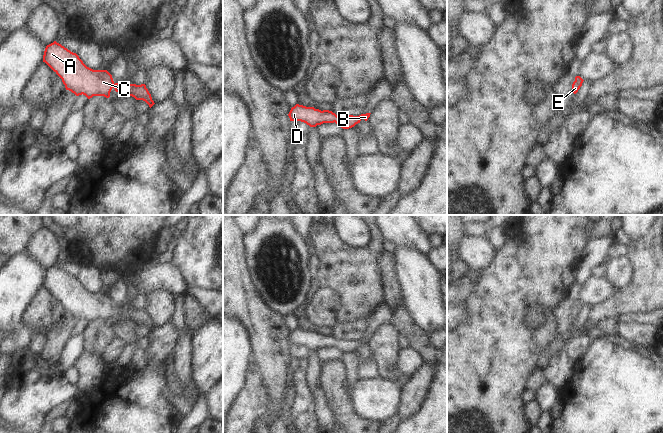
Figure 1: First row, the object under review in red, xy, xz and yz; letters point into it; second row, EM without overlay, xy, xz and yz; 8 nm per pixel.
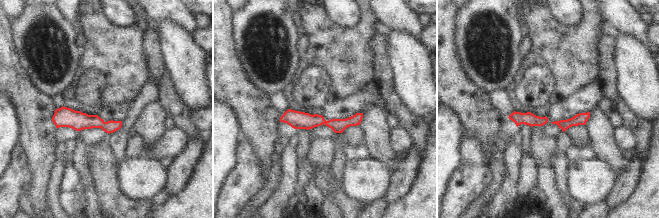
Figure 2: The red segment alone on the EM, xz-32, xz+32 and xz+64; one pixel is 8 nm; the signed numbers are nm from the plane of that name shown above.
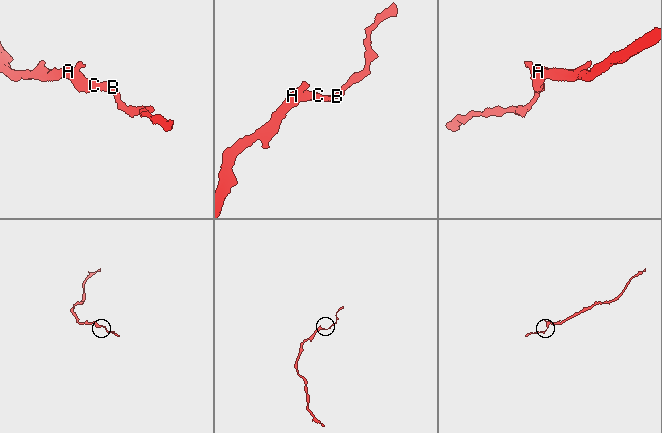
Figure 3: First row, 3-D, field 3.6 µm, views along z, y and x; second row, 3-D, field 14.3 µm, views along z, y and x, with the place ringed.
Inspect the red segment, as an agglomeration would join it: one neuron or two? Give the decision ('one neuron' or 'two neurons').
one neuron

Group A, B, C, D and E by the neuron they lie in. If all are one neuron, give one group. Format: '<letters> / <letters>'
A B C D E

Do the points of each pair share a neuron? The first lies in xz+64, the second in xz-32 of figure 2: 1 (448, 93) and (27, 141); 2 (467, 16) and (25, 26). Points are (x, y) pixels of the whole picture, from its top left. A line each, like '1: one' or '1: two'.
1: one
2: one

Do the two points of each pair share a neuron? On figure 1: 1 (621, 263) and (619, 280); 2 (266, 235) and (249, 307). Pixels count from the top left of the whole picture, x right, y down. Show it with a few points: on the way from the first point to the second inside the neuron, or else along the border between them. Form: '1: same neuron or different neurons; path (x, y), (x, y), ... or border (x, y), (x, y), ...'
1: same neuron; path (621, 267), (619, 276)
2: different neurons; border (246, 265), (253, 287), (267, 306)

